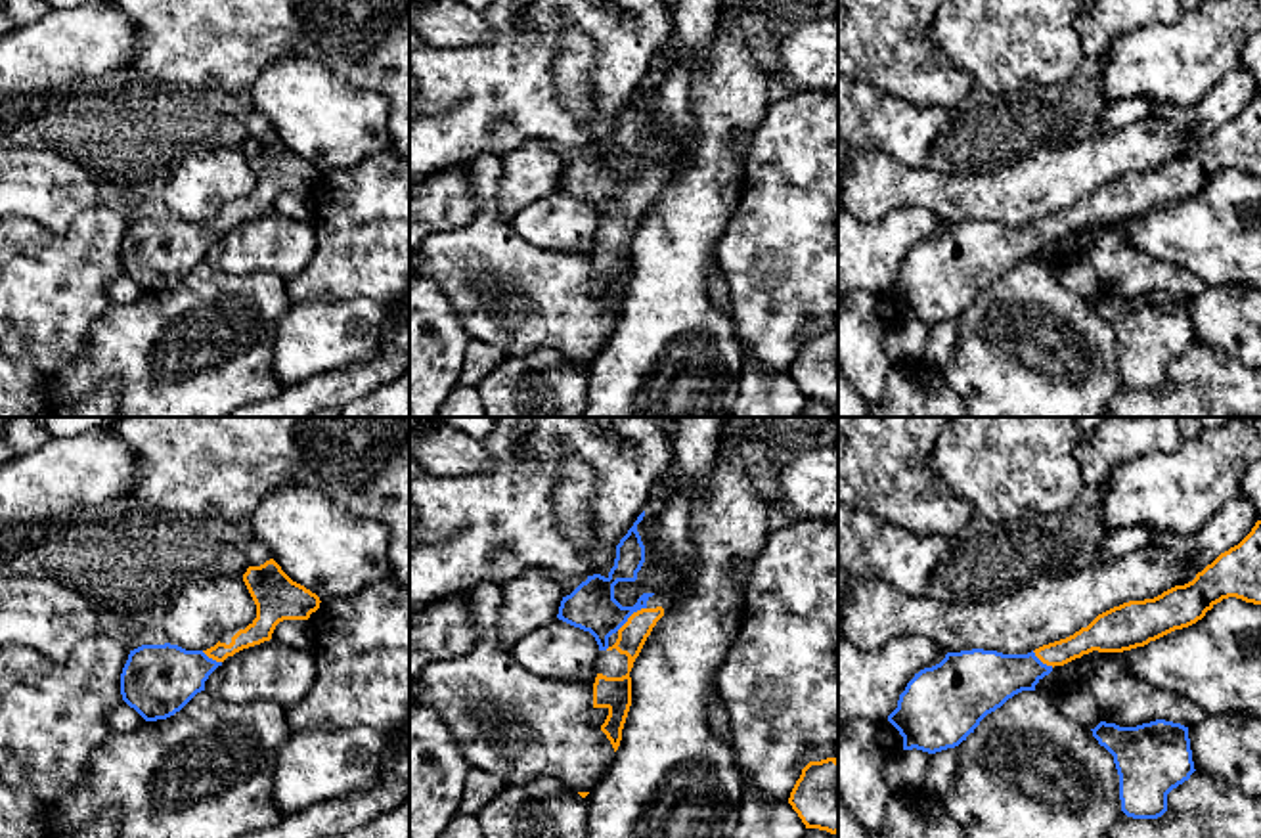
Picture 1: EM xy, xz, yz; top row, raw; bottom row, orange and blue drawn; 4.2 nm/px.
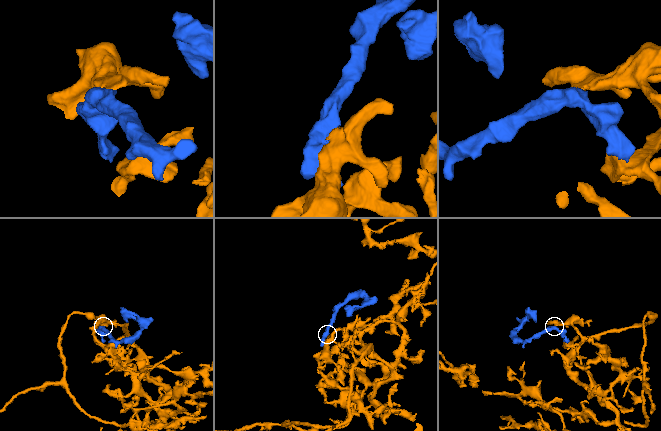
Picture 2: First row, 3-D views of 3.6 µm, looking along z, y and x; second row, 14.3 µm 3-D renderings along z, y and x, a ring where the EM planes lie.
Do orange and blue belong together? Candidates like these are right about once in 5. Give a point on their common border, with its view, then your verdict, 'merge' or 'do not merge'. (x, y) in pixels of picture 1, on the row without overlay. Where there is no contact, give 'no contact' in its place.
meets orange in xz at (630, 188); merge

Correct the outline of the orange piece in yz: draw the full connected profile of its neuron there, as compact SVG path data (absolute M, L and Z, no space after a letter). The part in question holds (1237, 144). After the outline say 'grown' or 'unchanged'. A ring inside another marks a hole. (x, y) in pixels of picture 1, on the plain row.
M1261 92L1192 153L1154 170L1114 178L1066 210L1028 226L984 220L947 224L940 235L915 245L888 293L903 308L903 321L936 325L955 320L1008 270L1035 262L1054 237L1093 222L1123 224L1144 218L1196 195L1228 168L1261 176Z | grown

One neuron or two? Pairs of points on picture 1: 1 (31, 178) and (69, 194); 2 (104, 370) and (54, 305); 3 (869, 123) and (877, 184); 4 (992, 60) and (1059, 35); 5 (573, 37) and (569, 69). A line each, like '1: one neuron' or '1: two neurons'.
1: one neuron
2: two neurons
3: two neurons
4: one neuron
5: one neuron

